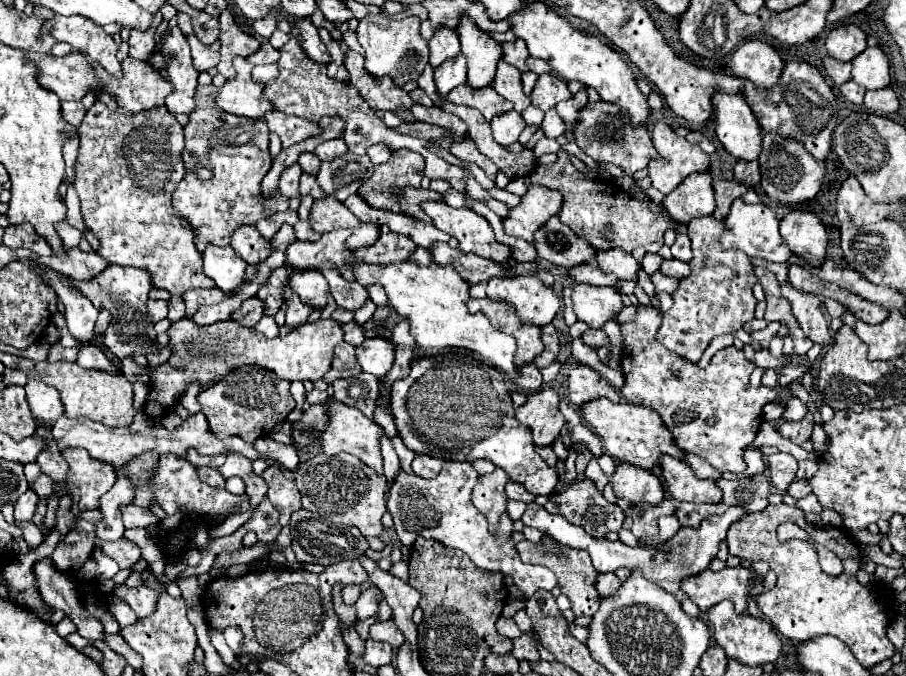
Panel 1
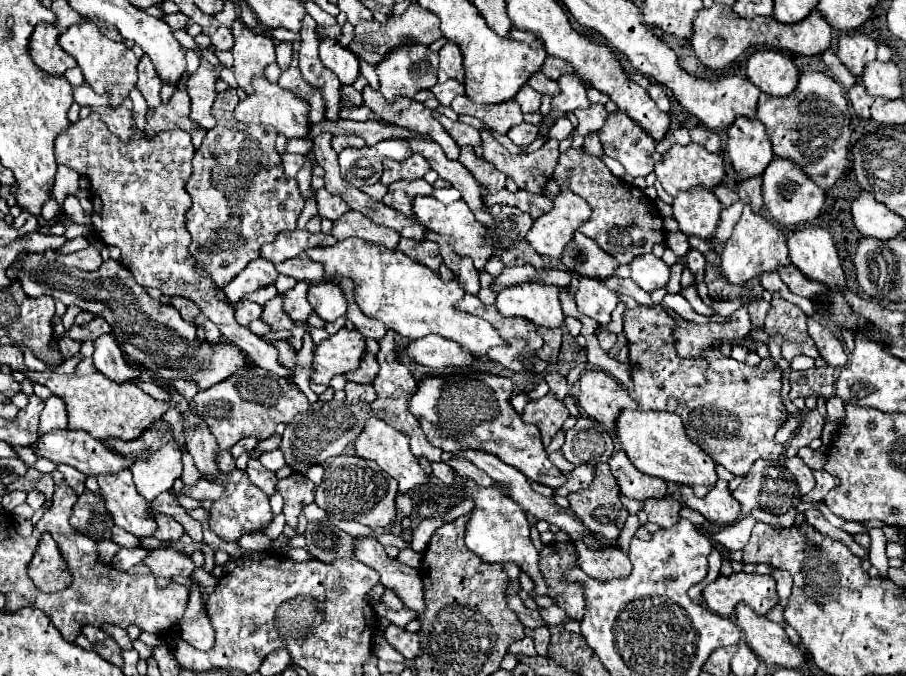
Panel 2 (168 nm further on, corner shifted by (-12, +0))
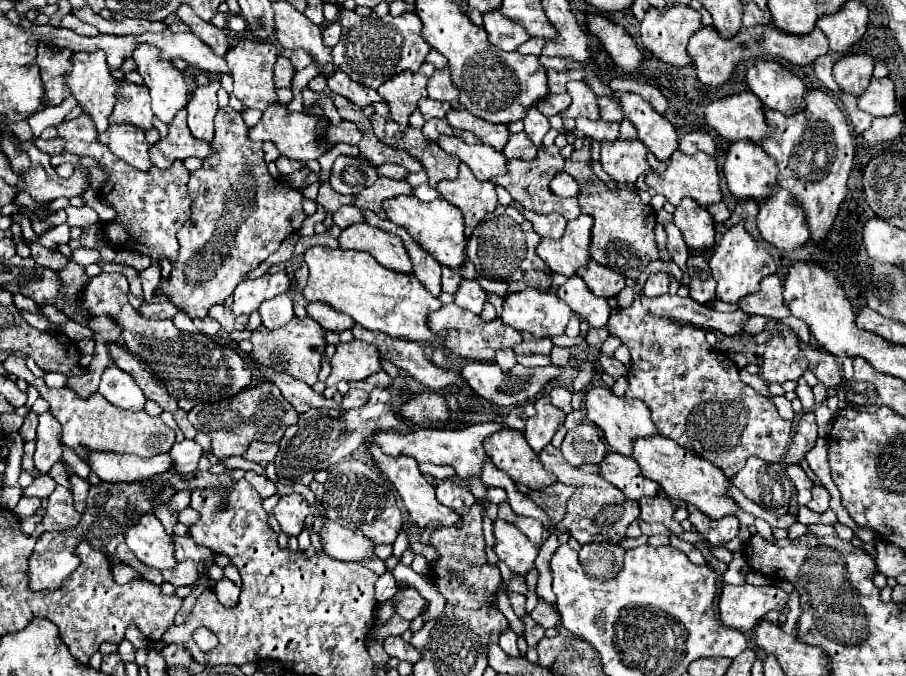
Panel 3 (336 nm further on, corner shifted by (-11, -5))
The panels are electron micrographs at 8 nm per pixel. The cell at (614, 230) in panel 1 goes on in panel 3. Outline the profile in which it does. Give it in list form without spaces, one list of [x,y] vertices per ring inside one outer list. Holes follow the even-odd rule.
[[[584,137],[584,146],[581,150],[575,150],[571,158],[565,160],[565,172],[573,176],[581,188],[579,194],[579,206],[581,214],[593,216],[593,238],[591,238],[591,258],[607,266],[611,270],[621,272],[627,278],[637,280],[641,272],[647,268],[649,262],[659,260],[659,248],[655,242],[655,210],[641,202],[641,198],[625,188],[619,188],[617,192],[611,192],[589,168],[589,149],[591,138]]]

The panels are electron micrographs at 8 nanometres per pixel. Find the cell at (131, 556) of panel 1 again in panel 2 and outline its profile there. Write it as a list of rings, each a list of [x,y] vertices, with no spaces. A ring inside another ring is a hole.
[[[150,549],[142,563],[150,567],[150,573],[154,577],[190,577],[190,573],[194,571],[192,559],[172,549]]]

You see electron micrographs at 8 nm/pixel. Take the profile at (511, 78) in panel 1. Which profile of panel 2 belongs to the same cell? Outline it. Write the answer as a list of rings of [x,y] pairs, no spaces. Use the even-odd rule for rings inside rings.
[[[522,85],[522,89],[518,91],[518,97],[514,97],[514,99],[520,103],[522,113],[532,113],[532,111],[538,111],[540,97],[542,95],[536,89],[532,89],[530,85]]]

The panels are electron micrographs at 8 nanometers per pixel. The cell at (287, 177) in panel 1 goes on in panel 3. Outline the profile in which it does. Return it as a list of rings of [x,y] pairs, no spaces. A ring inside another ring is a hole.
[[[279,156],[279,158],[275,160],[275,166],[277,166],[277,170],[279,170],[283,176],[287,176],[287,174],[291,174],[291,172],[297,172],[297,170],[301,168],[301,164],[299,164],[297,160],[291,160],[291,158],[285,158],[285,156]]]

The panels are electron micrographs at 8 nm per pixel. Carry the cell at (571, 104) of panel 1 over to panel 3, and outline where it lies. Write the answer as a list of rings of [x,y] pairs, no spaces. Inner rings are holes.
[[[577,118],[577,130],[581,130],[585,136],[599,140],[599,142],[613,142],[619,138],[619,124],[617,122],[605,122],[605,120],[587,120]]]

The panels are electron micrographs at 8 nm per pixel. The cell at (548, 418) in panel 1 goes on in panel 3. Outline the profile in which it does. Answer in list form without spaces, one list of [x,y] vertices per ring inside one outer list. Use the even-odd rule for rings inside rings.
[[[549,396],[537,398],[533,402],[533,406],[535,406],[537,414],[527,420],[525,440],[539,454],[543,450],[543,446],[547,446],[551,442],[553,434],[563,426],[565,414],[551,404],[551,398]]]

